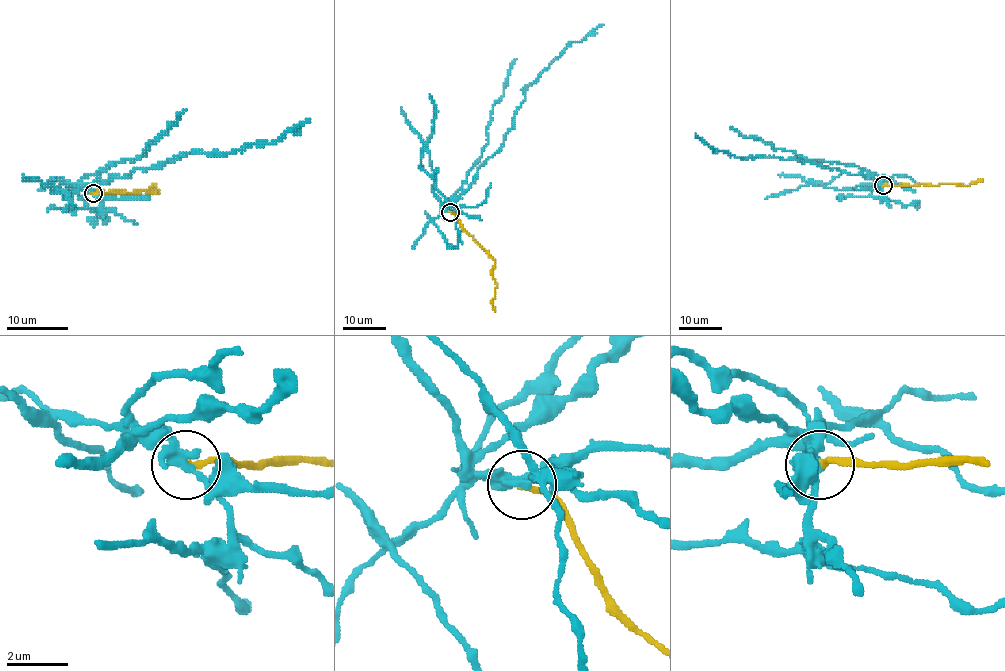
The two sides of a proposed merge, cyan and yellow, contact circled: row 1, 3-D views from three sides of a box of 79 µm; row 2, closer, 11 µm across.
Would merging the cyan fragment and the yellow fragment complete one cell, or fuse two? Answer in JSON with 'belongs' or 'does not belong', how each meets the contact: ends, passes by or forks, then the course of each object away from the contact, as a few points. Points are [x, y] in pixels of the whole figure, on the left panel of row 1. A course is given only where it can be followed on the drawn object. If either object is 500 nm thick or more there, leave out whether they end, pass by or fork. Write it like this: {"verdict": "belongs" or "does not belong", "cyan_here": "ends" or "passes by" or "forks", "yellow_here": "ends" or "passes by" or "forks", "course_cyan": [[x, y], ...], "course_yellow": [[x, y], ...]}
{"verdict": "does not belong", "cyan_here": "passes by", "yellow_here": "ends", "course_cyan": [[93, 192], [84, 186], [127, 177], [182, 155], [233, 154], [249, 144], [278, 141], [310, 118]], "course_yellow": [[93, 192], [148, 191], [155, 194], [151, 191], [158, 191], [151, 189], [156, 184]]}

